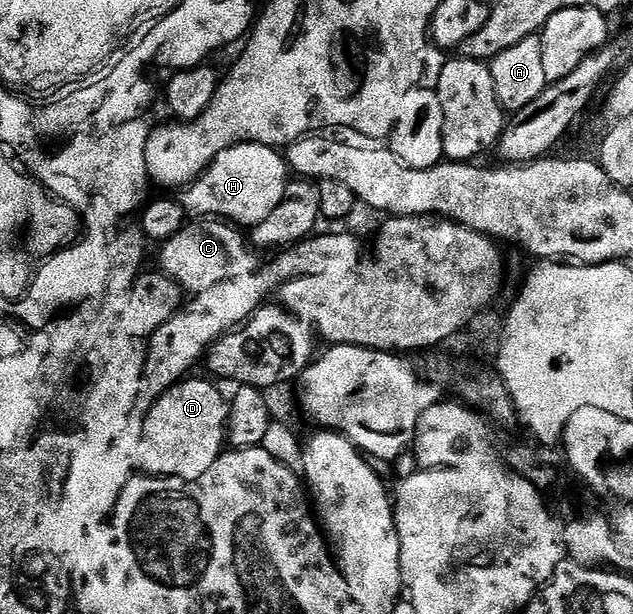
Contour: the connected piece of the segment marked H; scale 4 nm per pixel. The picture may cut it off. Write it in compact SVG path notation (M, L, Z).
M236 144L210 160L208 168L201 173L195 184L195 188L201 191L197 196L197 204L203 211L210 212L210 217L224 218L237 226L244 226L245 223L252 226L263 222L263 218L267 218L271 210L275 210L283 202L285 190L290 183L291 169L286 157L278 149L269 148L266 144Z

